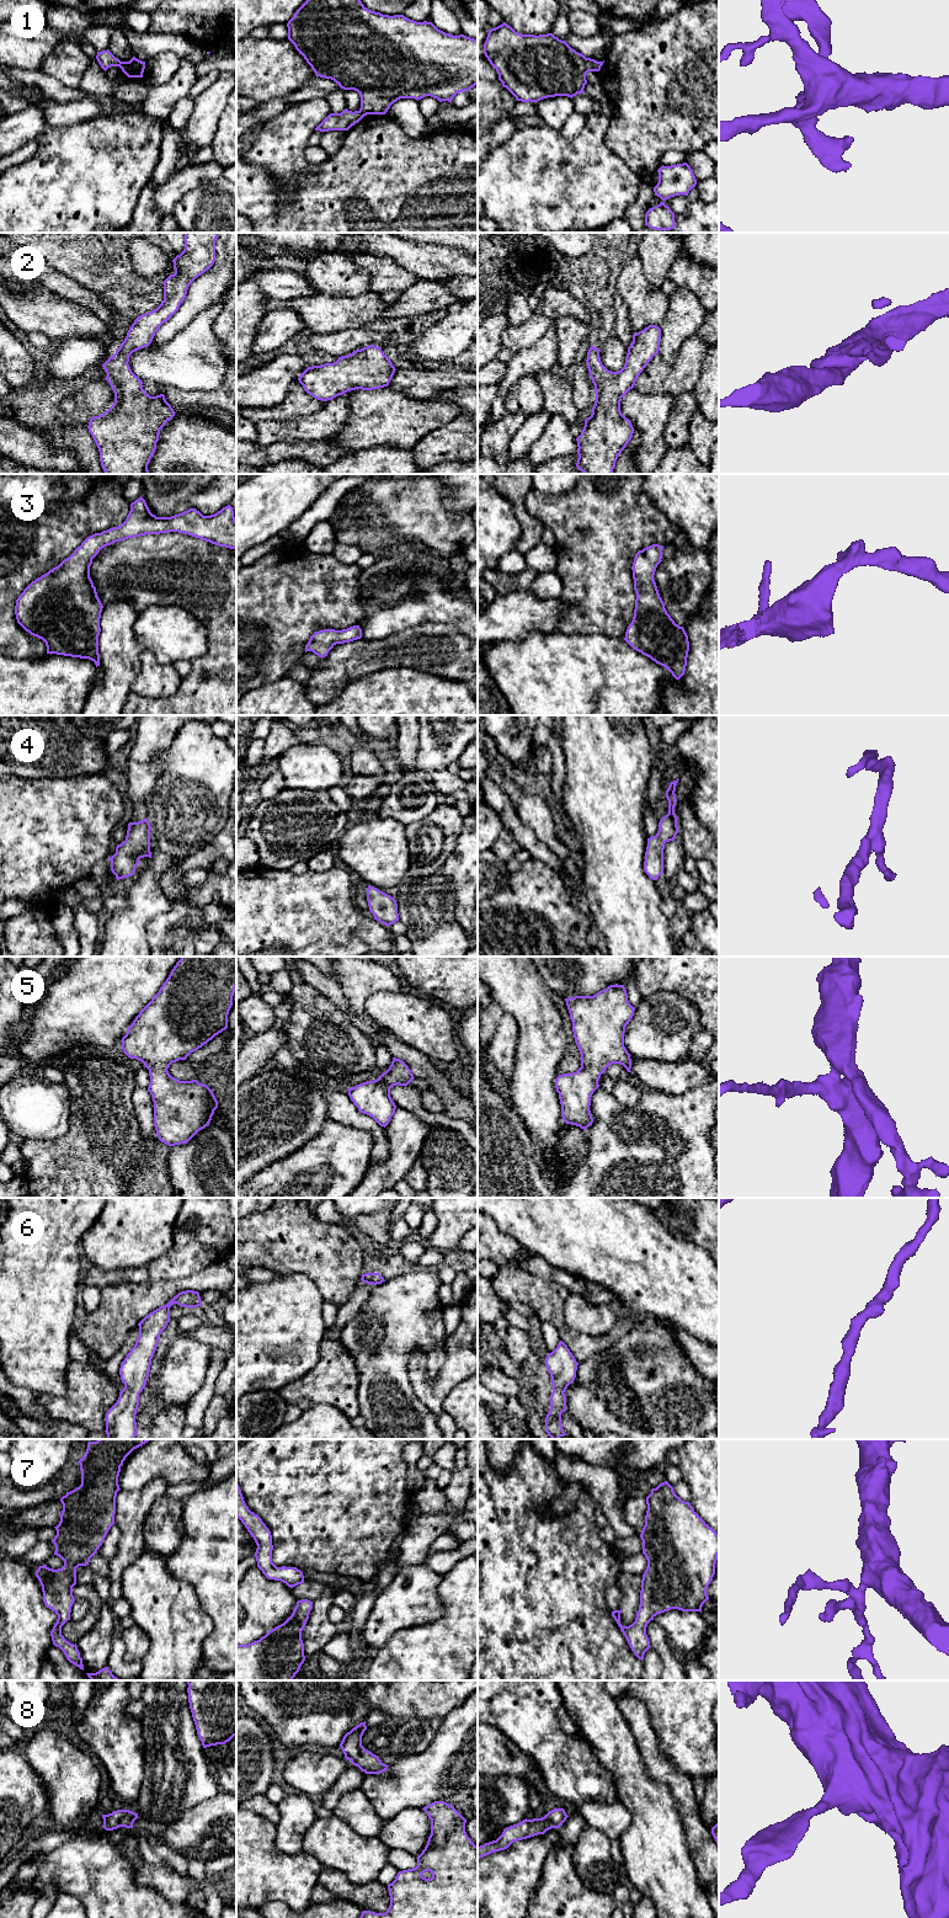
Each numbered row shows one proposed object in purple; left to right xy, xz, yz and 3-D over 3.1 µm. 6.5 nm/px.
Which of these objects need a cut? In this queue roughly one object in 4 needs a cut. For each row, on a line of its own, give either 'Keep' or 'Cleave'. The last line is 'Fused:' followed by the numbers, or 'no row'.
1: Cleave
2: Keep
3: Keep
4: Keep
5: Keep
6: Keep
7: Keep
8: Keep
Fused: 1

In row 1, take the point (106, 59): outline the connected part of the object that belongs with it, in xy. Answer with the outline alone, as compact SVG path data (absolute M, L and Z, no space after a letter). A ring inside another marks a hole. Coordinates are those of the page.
M108 49L97 52L96 59L105 71L111 66L121 68L122 64L122 62L118 58L116 58Z

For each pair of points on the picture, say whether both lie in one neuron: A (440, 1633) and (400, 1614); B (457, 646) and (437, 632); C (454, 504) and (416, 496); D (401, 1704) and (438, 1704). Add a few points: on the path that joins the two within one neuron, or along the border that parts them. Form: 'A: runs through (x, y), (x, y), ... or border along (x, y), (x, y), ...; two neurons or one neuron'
A: border along (444, 1607), (441, 1618), (401, 1628), (394, 1634); two neurons
B: runs through (451, 646), (440, 638); one neuron
C: border along (447, 486), (446, 507), (454, 515), (464, 515); two neurons
D: runs through (410, 1701), (430, 1701); one neuron

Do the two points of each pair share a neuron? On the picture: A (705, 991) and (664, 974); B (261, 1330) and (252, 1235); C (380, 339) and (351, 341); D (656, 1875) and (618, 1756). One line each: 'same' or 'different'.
A: same
B: different
C: same
D: same

